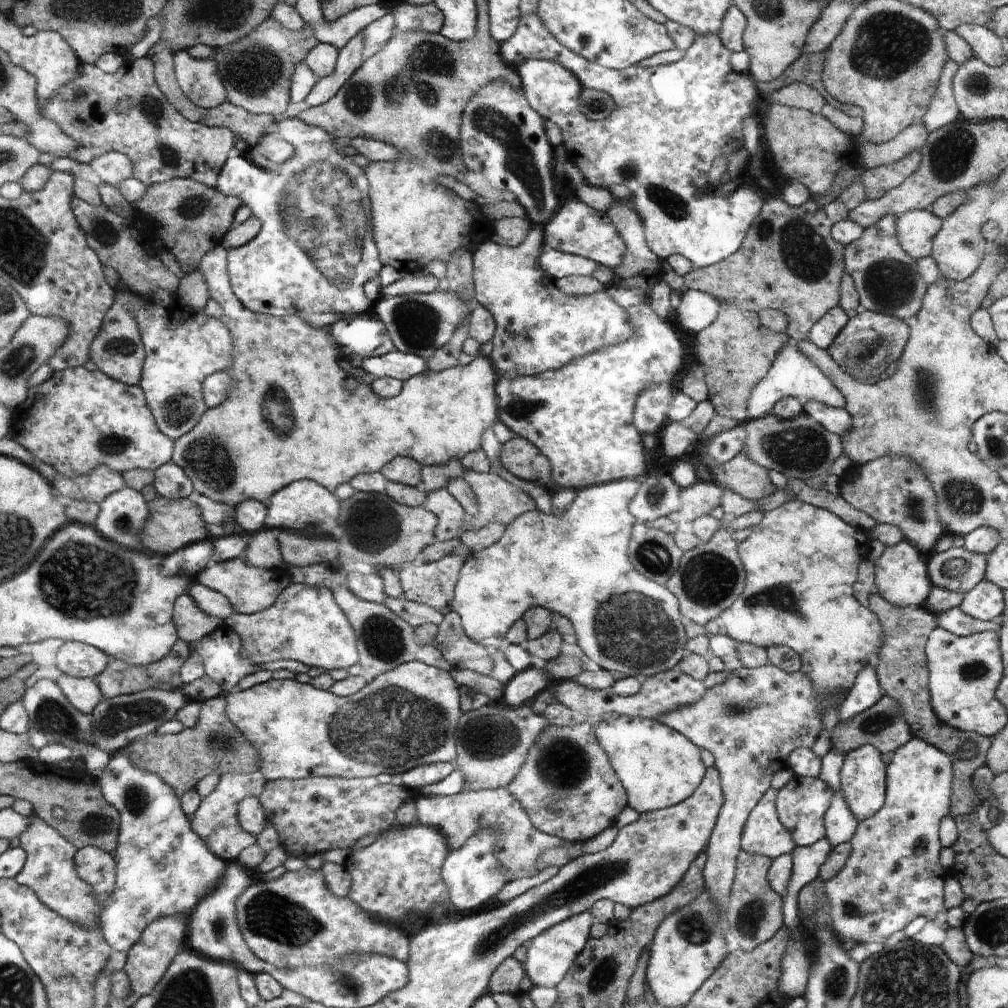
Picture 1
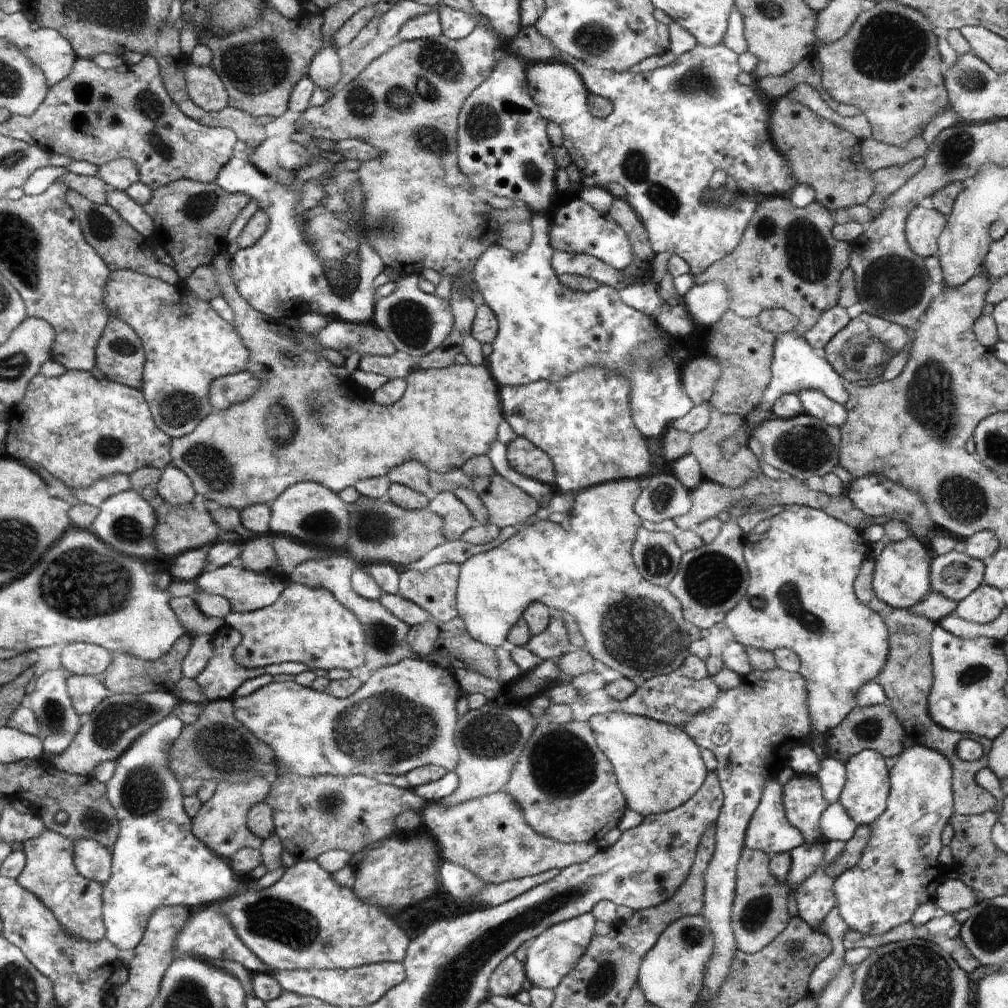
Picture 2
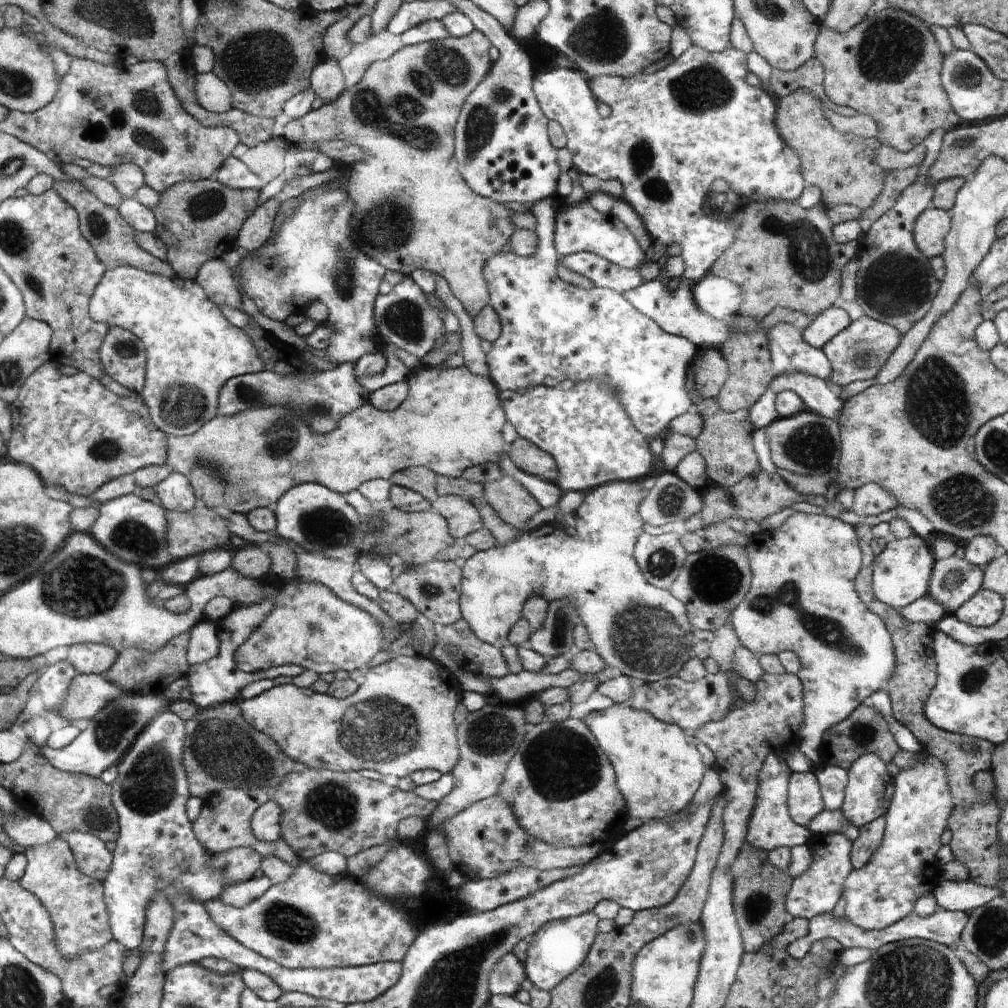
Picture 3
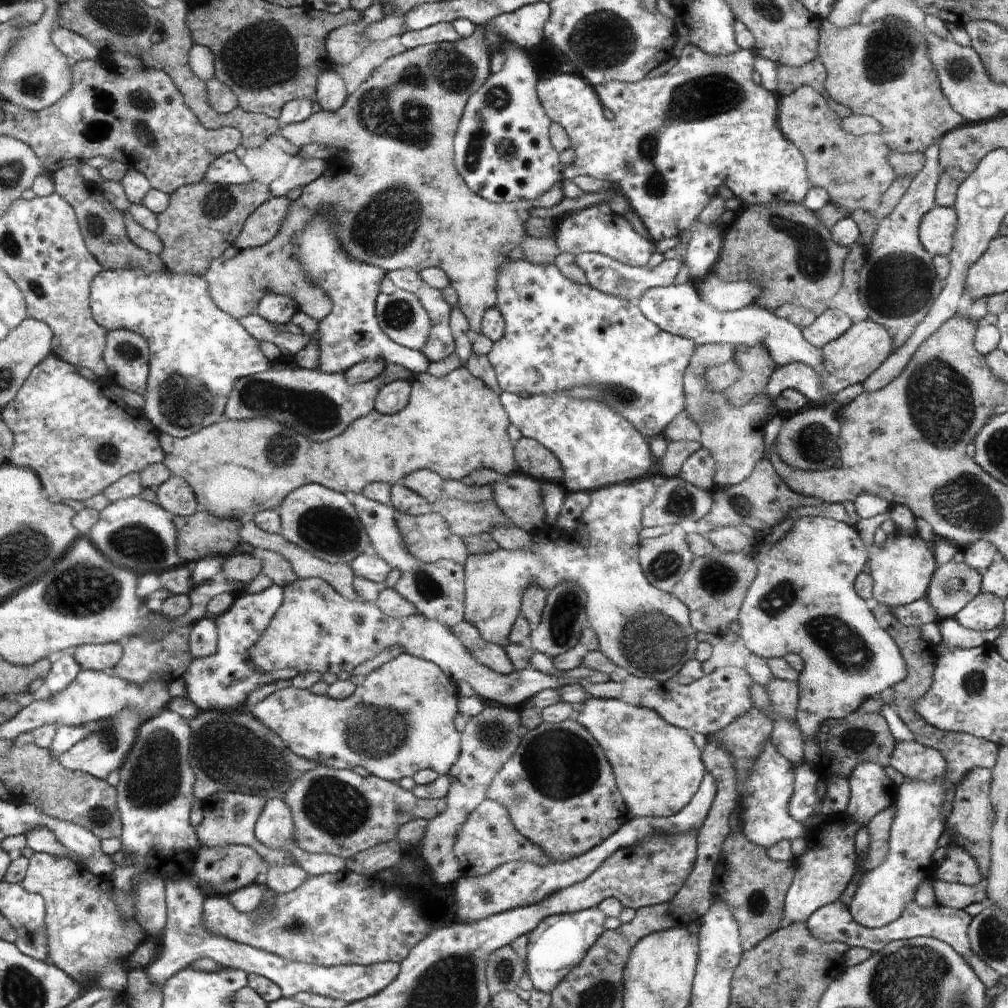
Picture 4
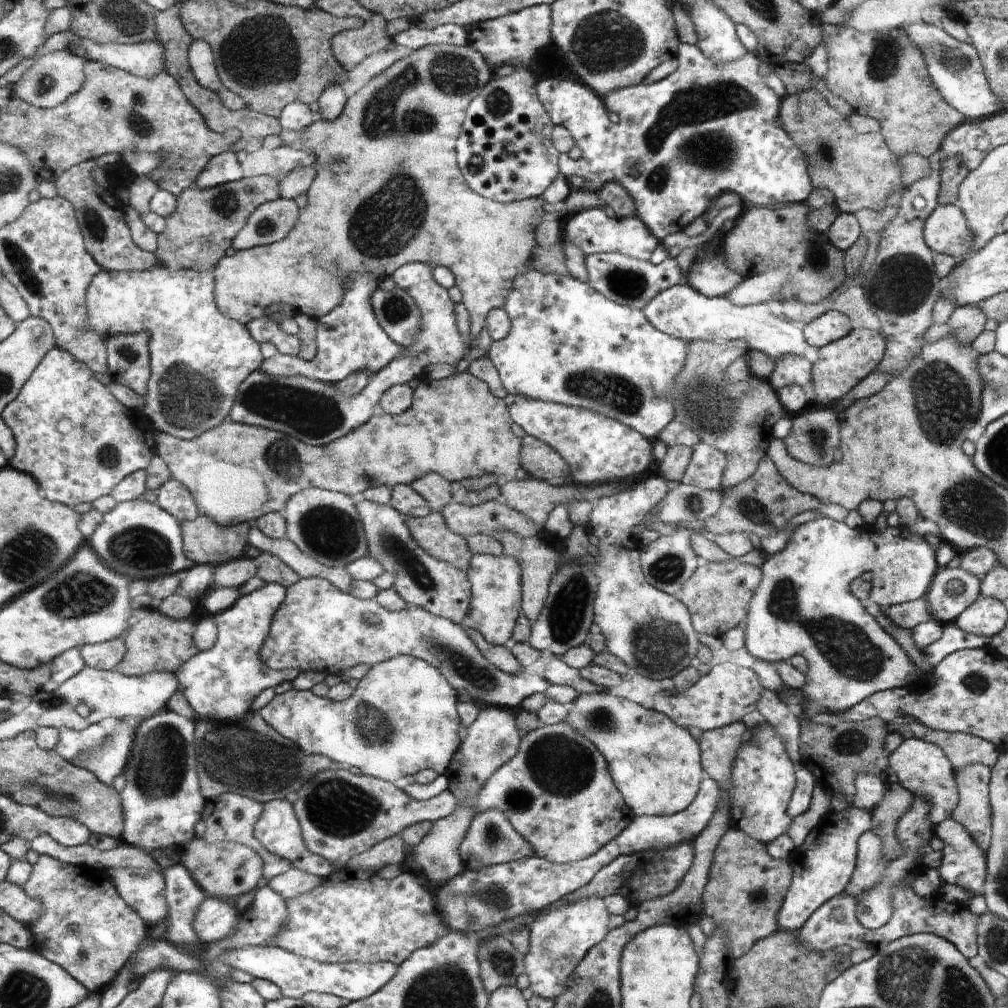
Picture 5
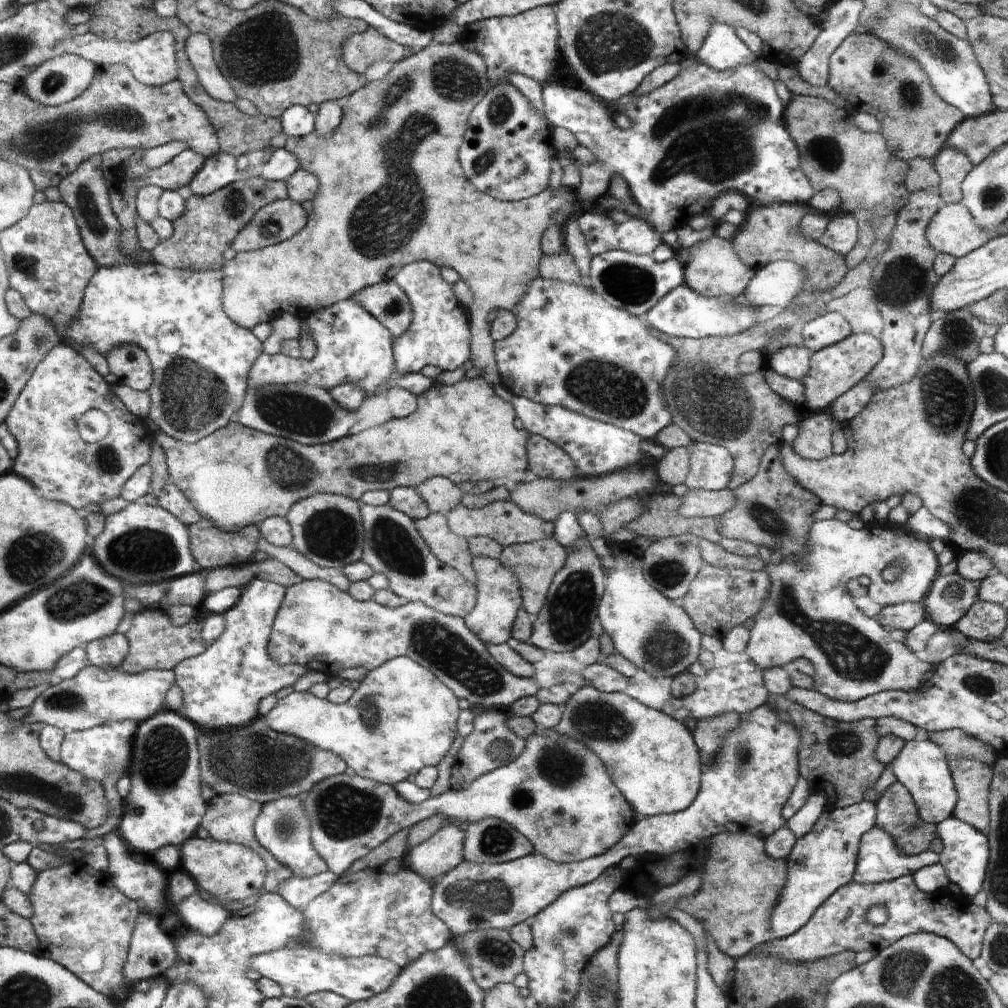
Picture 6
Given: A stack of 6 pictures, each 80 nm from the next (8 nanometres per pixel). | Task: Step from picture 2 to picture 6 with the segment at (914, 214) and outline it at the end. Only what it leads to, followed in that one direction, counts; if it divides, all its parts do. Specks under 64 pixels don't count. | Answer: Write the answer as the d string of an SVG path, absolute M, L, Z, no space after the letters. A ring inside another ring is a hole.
M962 203L941 204L927 228L927 239L938 253L956 258L966 257L992 238L1005 235L996 229L985 229L975 222L971 211Z

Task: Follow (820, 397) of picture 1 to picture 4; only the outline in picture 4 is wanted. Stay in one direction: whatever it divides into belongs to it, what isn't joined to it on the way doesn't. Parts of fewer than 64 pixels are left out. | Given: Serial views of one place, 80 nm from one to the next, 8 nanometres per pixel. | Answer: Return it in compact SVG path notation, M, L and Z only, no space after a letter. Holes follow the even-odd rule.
M687 282L681 285L672 284L647 289L637 305L648 319L656 323L656 326L670 334L692 339L696 347L726 343L747 347L762 344L766 346L778 367L788 363L804 363L819 372L819 368L823 365L821 349L804 338L802 328L792 324L788 319L773 315L768 307L758 303L743 306L735 311L719 311L702 300L695 283Z

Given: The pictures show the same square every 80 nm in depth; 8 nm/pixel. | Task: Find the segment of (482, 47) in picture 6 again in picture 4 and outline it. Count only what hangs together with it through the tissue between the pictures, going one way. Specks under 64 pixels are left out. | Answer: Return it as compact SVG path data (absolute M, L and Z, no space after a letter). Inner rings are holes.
M530 3L524 5L511 13L502 13L500 16L491 20L491 27L486 28L486 38L490 44L490 54L495 51L501 51L503 43L512 43L515 47L522 50L528 50L533 46L538 46L542 39L544 40L544 25L551 18L551 6L549 3Z

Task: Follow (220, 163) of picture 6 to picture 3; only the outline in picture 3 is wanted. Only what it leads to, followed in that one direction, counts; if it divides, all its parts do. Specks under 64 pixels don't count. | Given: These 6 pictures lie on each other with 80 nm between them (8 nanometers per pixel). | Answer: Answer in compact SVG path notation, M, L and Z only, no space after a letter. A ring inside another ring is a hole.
M234 155L224 161L218 170L211 174L210 178L216 179L218 182L223 183L224 186L229 186L233 189L262 189L257 176Z

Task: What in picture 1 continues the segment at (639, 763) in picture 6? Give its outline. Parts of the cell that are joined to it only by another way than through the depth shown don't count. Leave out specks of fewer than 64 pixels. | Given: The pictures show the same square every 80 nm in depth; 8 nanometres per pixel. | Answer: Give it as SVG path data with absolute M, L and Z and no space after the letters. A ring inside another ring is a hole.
M626 715L605 716L602 722L595 727L595 733L599 742L606 751L612 766L616 766L615 773L620 774L620 782L627 791L627 802L635 811L645 813L646 811L662 810L687 798L698 788L702 782L704 772L707 772L700 760L700 749L686 735L672 727L666 726L656 719L645 719L640 717L629 717Z

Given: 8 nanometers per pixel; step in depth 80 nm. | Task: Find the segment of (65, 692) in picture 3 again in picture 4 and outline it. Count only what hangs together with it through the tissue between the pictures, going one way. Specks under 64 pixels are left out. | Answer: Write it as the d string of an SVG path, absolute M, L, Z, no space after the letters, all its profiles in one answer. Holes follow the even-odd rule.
M66 653L53 662L53 669L44 682L43 694L51 695L62 692L70 683L78 678L85 669L74 653Z

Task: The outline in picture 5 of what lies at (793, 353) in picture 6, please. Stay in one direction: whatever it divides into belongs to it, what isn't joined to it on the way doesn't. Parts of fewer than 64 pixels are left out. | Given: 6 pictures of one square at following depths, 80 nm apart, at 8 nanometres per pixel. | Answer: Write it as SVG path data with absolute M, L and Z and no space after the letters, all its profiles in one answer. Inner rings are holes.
M786 355L775 360L775 367L768 382L776 392L782 386L797 384L811 394L812 365L806 357Z

